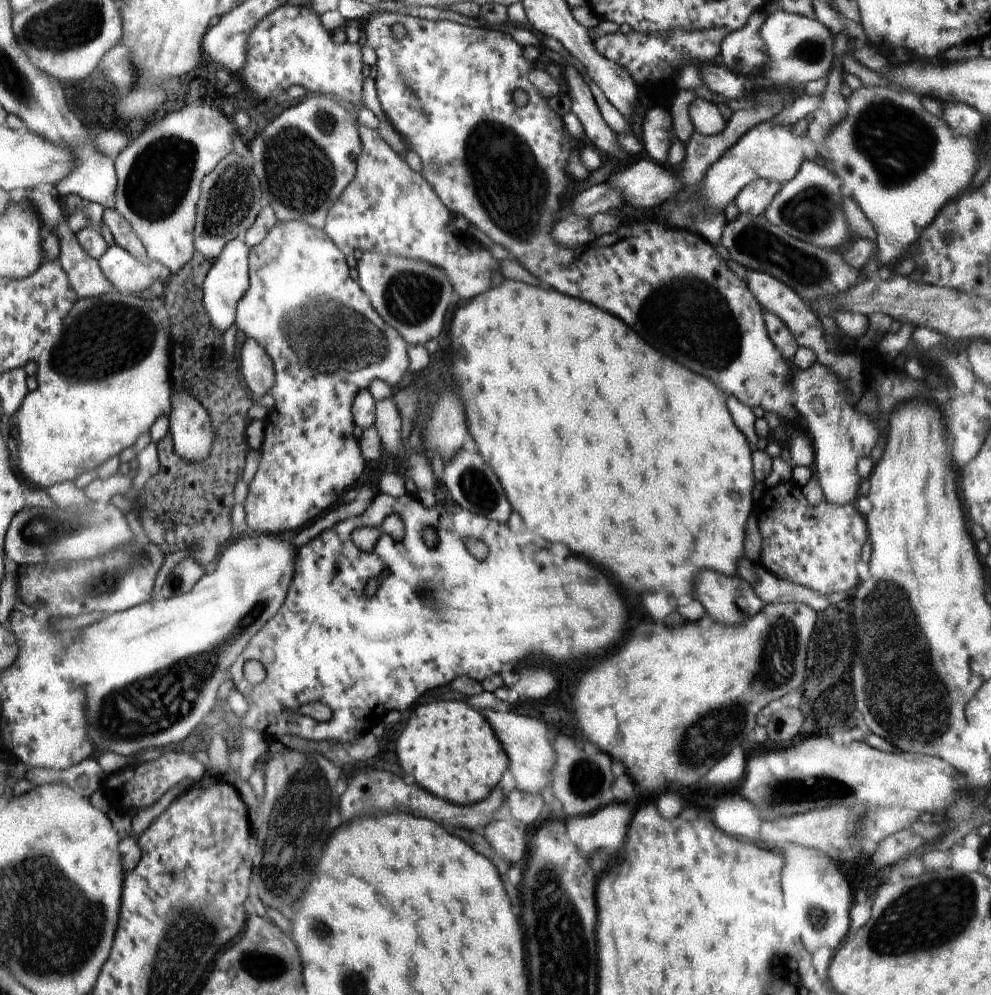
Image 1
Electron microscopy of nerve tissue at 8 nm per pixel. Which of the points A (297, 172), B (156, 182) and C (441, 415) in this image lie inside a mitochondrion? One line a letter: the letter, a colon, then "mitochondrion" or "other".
A: mitochondrion
B: mitochondrion
C: mitochondrion

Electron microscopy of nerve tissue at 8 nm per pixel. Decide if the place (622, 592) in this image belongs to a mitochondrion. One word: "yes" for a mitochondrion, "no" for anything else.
no

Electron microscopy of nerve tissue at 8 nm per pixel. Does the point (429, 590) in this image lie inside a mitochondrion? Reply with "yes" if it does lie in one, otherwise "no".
yes

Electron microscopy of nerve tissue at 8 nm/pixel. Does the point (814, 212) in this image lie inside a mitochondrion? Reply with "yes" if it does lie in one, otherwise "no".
yes

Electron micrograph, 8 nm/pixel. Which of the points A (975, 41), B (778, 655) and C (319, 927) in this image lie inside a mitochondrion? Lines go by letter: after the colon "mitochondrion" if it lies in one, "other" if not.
A: other
B: mitochondrion
C: mitochondrion

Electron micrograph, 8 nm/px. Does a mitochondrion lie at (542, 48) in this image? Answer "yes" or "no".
no

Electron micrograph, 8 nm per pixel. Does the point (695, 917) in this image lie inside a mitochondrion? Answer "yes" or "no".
no

